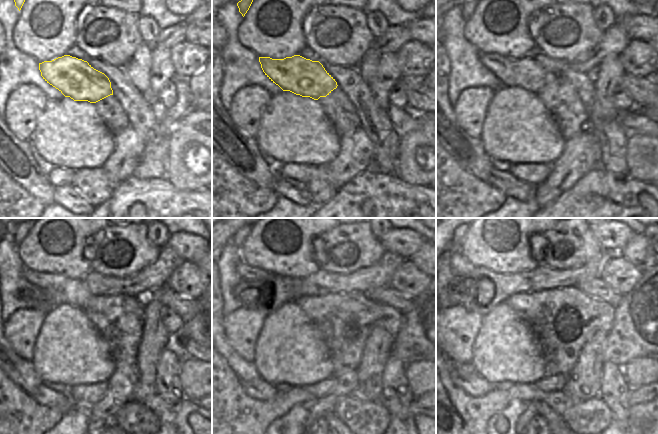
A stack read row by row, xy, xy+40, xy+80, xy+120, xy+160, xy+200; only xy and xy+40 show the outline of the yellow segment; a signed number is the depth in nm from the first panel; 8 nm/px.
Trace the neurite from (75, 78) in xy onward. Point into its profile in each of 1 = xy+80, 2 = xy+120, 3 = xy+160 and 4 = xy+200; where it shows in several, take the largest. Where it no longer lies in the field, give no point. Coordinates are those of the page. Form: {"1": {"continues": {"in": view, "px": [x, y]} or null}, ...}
{"1": {"continues": {"in": "xy+80", "px": [524, 72]}}, "2": {"continues": {"in": "xy+120", "px": [61, 290]}}, "3": {"continues": {"in": "xy+160", "px": [285, 288]}}, "4": {"continues": {"in": "xy+200", "px": [506, 284]}}}

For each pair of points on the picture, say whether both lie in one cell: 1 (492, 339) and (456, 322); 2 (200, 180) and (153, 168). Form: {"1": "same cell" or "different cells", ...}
{"1": "different cells", "2": "different cells"}

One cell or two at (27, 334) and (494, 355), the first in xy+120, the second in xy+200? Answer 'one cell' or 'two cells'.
two cells

